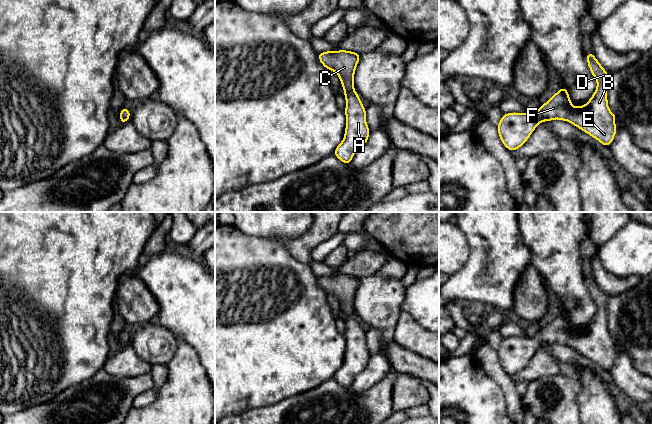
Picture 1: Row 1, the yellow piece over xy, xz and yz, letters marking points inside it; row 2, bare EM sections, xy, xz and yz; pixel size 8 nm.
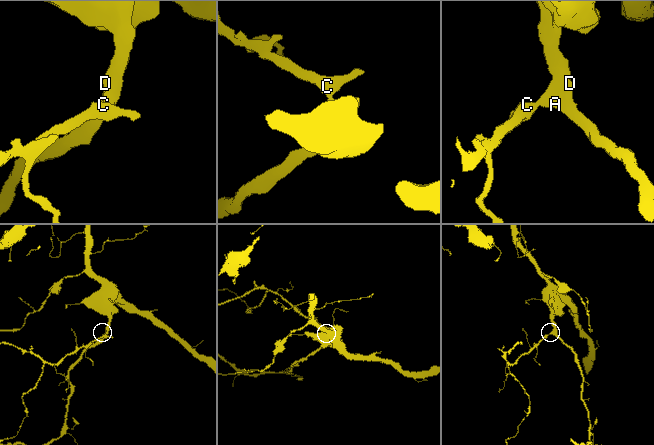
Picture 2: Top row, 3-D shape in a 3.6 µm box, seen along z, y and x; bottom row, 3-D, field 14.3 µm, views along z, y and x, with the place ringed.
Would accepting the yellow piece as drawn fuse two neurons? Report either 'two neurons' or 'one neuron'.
one neuron

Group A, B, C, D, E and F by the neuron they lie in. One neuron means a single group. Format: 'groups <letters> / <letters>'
groups A B C D E F

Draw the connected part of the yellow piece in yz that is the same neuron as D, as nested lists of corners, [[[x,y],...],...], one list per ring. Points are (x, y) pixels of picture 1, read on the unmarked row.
[[[586,277],[585,281],[592,300],[597,305],[597,312],[589,325],[585,329],[574,331],[568,313],[561,311],[535,337],[503,338],[497,354],[502,368],[510,376],[523,370],[542,345],[549,346],[554,343],[571,347],[605,371],[609,371],[613,366],[617,357],[617,339],[613,338],[608,330],[608,296],[598,286],[594,277]]]

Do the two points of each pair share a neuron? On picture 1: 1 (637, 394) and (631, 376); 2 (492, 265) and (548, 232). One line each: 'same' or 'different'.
1: same
2: different

